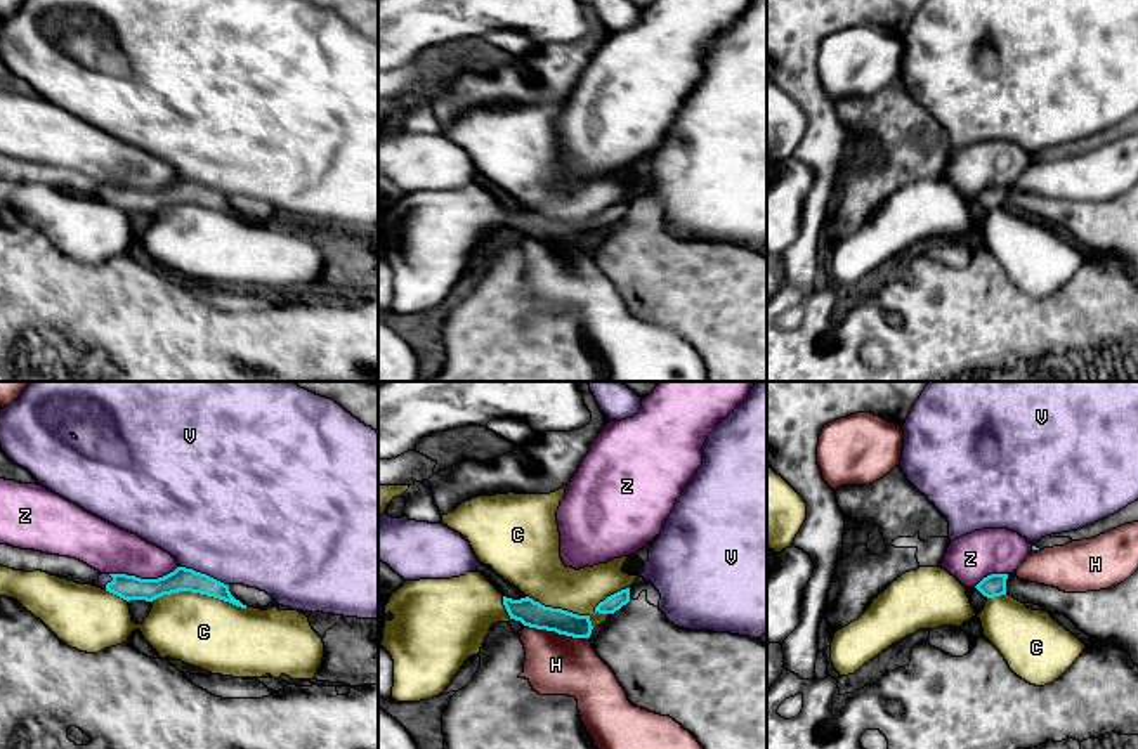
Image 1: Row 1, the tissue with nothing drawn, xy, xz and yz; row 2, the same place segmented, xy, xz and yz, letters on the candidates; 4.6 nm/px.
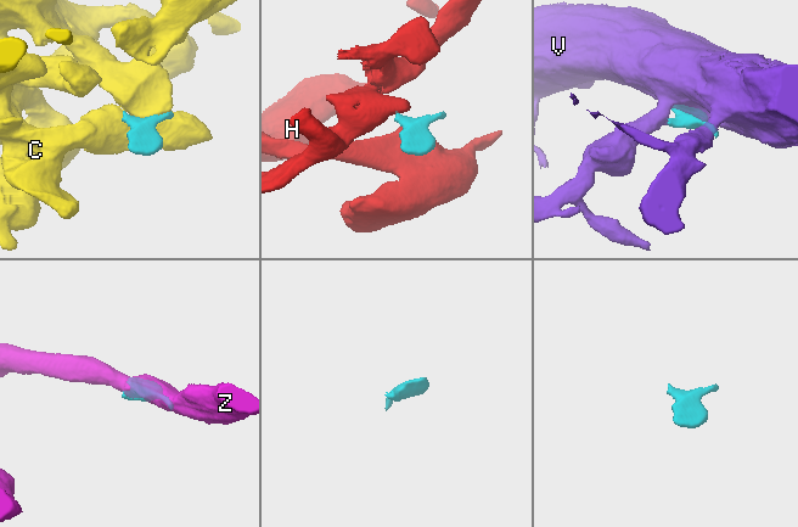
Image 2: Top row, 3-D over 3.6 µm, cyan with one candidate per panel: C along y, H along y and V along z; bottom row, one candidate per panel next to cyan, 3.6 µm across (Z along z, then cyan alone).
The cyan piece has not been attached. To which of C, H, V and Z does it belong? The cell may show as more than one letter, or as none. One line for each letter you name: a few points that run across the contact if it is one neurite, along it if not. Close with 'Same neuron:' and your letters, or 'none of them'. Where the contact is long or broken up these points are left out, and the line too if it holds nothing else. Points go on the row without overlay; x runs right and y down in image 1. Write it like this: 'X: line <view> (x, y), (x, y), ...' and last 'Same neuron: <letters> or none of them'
Same neuron: V

